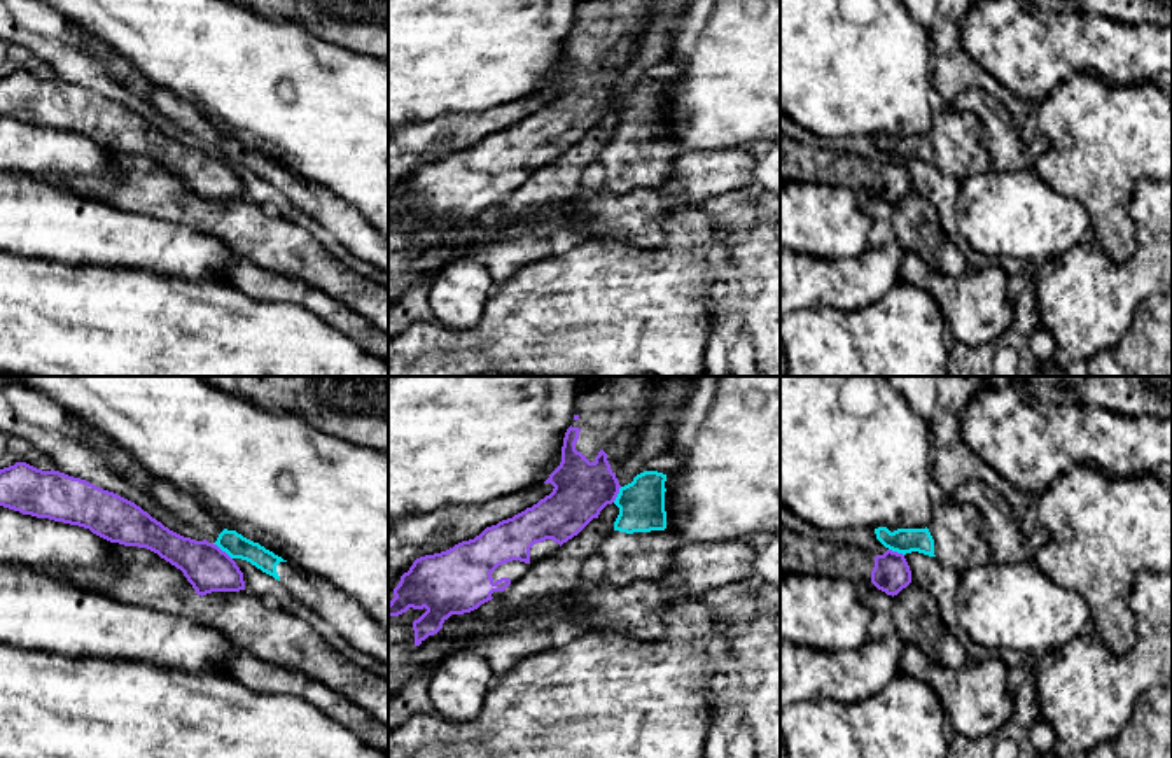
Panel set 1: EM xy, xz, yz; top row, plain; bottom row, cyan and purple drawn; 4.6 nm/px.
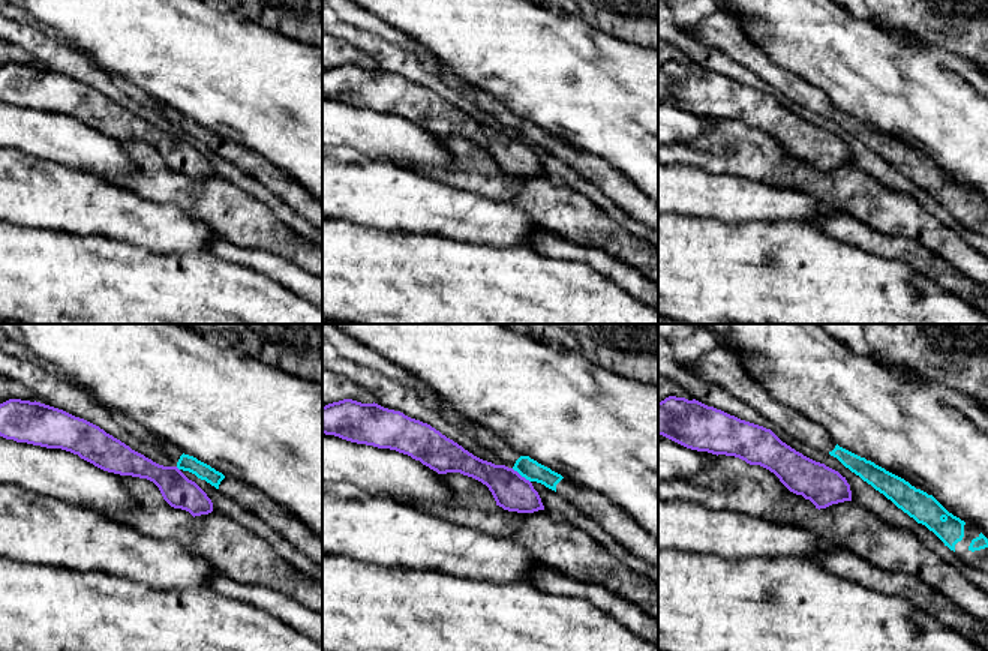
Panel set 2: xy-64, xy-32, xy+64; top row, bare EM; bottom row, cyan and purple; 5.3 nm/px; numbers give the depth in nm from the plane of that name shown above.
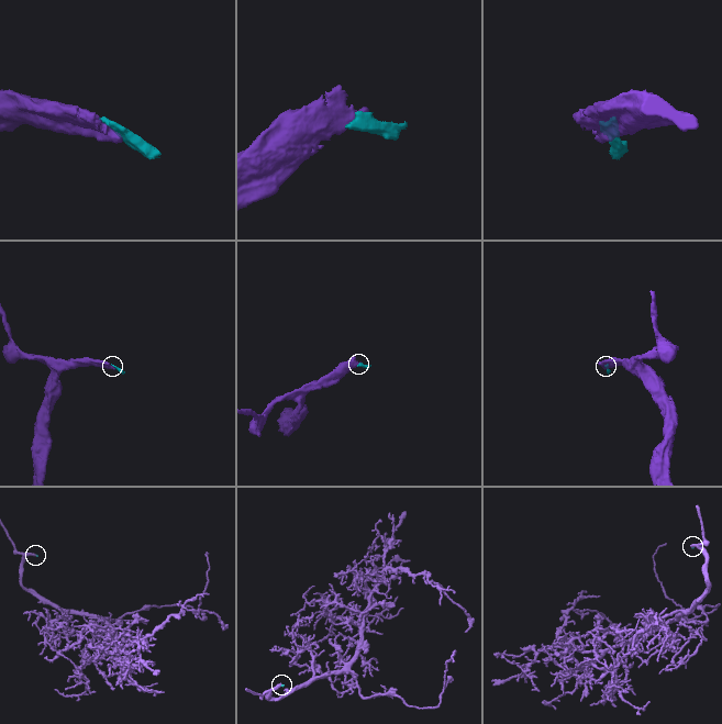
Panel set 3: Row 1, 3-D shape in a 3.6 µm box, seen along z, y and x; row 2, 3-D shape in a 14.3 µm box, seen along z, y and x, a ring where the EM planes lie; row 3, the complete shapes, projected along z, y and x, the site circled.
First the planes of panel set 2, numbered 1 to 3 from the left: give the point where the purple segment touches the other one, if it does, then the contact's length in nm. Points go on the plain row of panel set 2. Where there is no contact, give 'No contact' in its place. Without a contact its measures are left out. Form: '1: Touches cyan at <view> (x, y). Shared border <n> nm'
1: No contact
2: Touches cyan at xy-32 (520, 138). Shared border 130 nm
3: No contact

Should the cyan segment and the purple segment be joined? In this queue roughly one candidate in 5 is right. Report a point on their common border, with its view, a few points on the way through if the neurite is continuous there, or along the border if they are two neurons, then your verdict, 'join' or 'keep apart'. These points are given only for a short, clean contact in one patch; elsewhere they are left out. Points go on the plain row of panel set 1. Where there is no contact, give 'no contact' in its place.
xy (223, 158) | along xy (212, 151), (231, 167) | keep apart

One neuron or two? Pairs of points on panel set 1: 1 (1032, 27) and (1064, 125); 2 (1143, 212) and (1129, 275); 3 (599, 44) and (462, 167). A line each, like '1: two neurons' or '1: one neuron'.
1: two neurons
2: one neuron
3: one neuron

